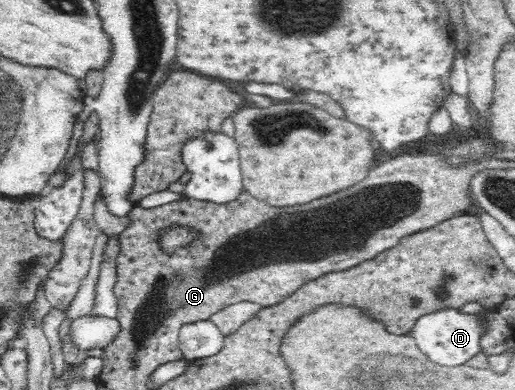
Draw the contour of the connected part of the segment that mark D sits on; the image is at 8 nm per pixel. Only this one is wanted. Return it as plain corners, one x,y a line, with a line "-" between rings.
441,307
420,316
409,334
417,340
423,354
427,354
436,365
460,366
467,364
477,352
482,350
483,336
488,325
493,324
488,309
481,312
465,312
462,307

